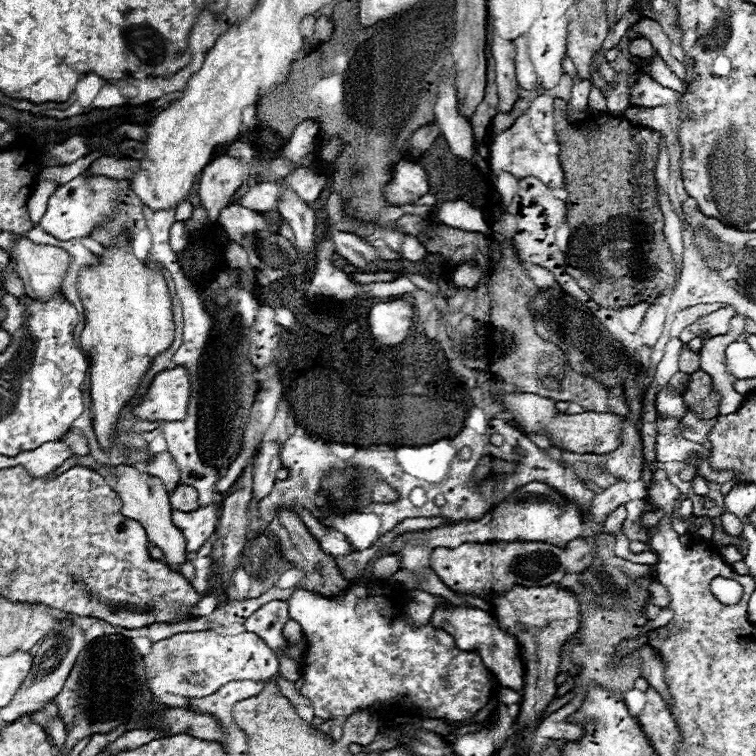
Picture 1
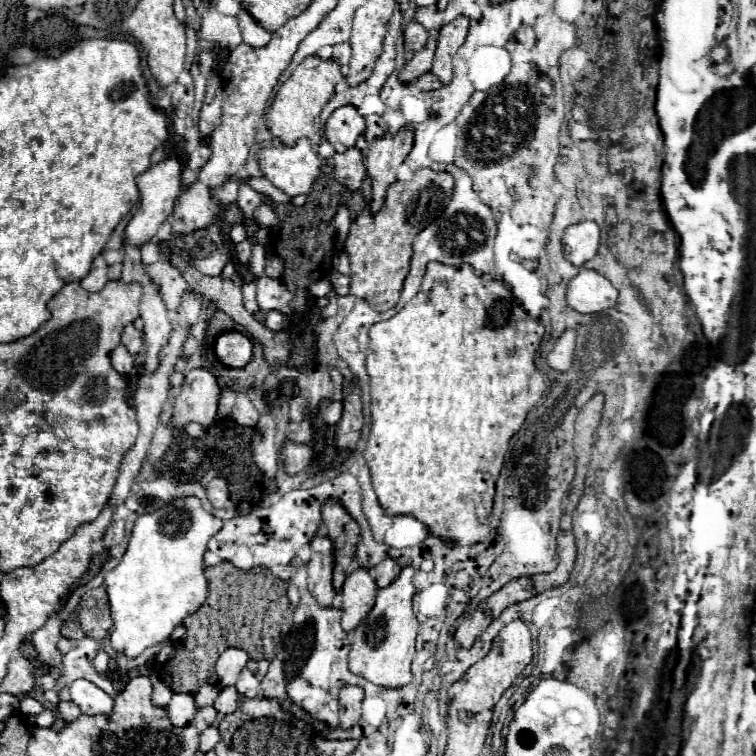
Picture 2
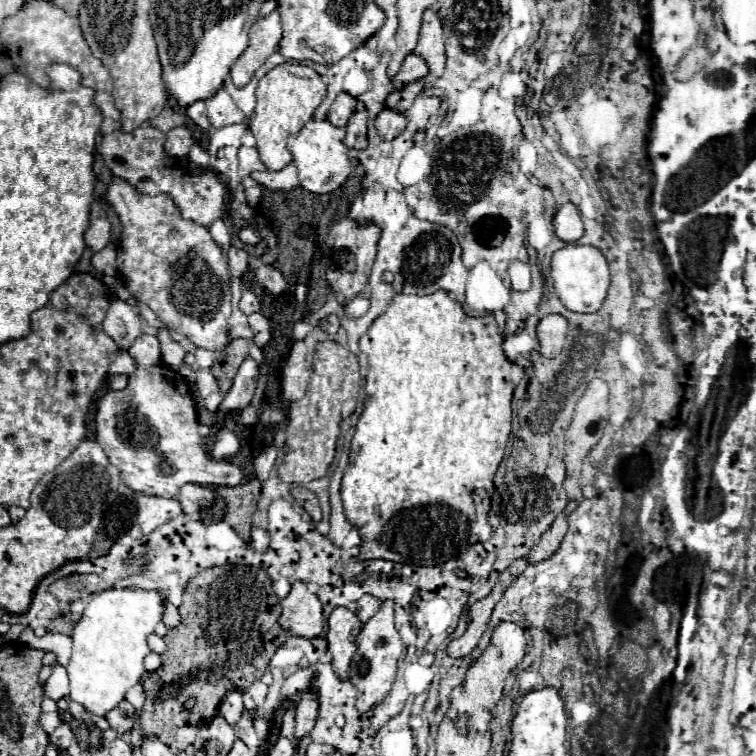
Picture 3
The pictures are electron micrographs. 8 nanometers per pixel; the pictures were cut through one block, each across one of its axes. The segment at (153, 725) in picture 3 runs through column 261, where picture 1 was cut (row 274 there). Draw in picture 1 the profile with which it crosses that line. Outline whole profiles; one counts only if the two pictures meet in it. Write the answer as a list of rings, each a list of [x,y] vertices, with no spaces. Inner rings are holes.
[[[554,100],[556,140],[560,144],[560,162],[568,186],[568,222],[572,228],[570,250],[566,258],[566,272],[574,276],[578,286],[604,308],[618,310],[622,306],[634,306],[640,302],[654,304],[664,292],[676,284],[676,262],[664,240],[662,226],[664,216],[658,204],[656,192],[656,160],[660,152],[660,134],[632,126],[624,116],[612,116],[610,112],[588,114],[576,124],[562,120],[562,100]]]

